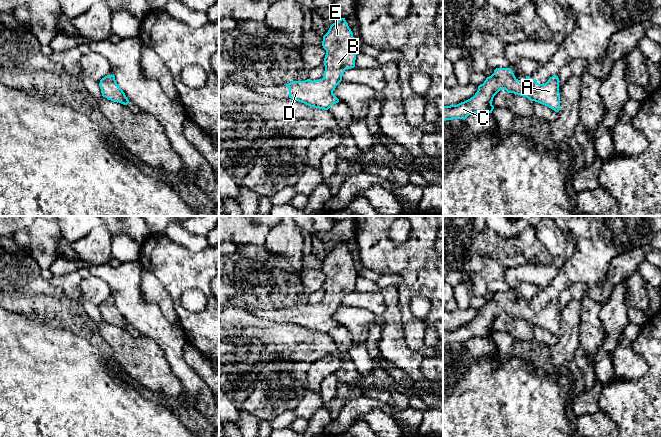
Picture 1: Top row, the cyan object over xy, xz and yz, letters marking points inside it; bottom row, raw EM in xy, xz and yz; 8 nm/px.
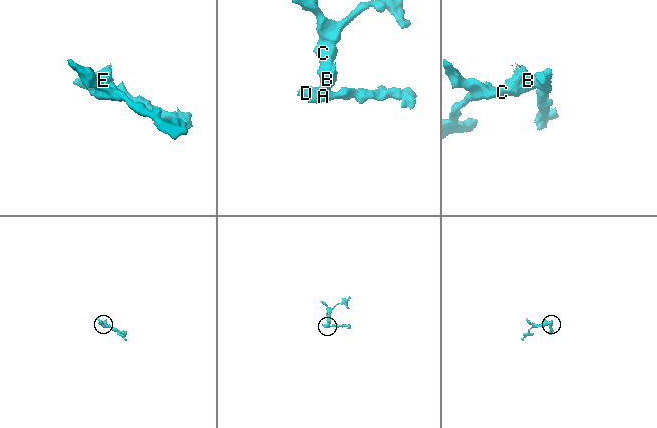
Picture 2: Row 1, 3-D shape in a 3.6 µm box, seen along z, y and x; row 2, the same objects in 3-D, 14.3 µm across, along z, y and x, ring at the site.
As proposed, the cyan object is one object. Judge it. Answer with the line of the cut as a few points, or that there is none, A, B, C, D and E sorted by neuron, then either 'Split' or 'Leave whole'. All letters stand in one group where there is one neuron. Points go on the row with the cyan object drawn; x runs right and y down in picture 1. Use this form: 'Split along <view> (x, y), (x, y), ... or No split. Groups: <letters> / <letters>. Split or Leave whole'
No split. Groups: A B C D E. Leave whole

